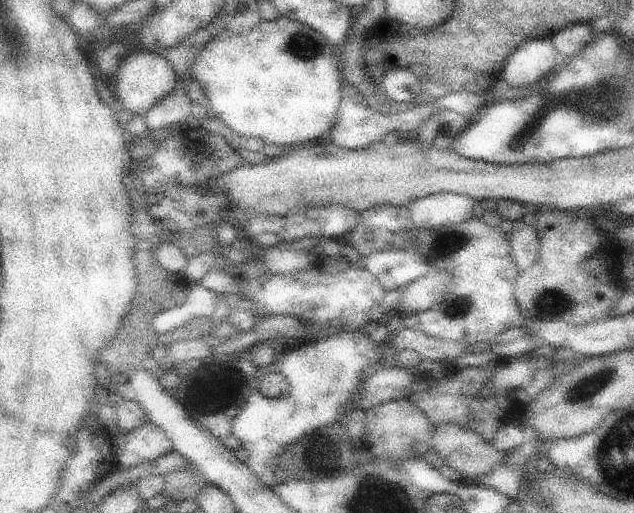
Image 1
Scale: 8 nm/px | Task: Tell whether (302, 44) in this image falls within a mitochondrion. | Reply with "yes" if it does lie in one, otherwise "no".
yes

